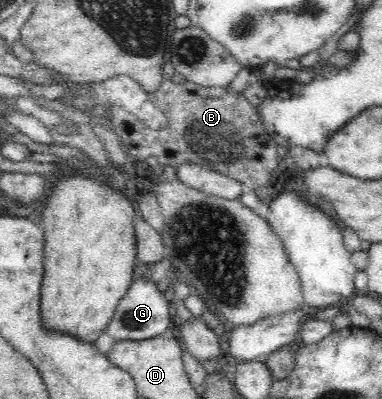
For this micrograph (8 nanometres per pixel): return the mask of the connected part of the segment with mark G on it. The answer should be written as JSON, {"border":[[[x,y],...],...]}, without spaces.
{"border":[[[134,279],[123,299],[119,301],[115,315],[106,327],[106,332],[119,341],[139,341],[159,336],[168,327],[173,327],[173,324],[169,322],[169,309],[171,308],[170,297],[155,289],[155,284],[152,281]]]}

